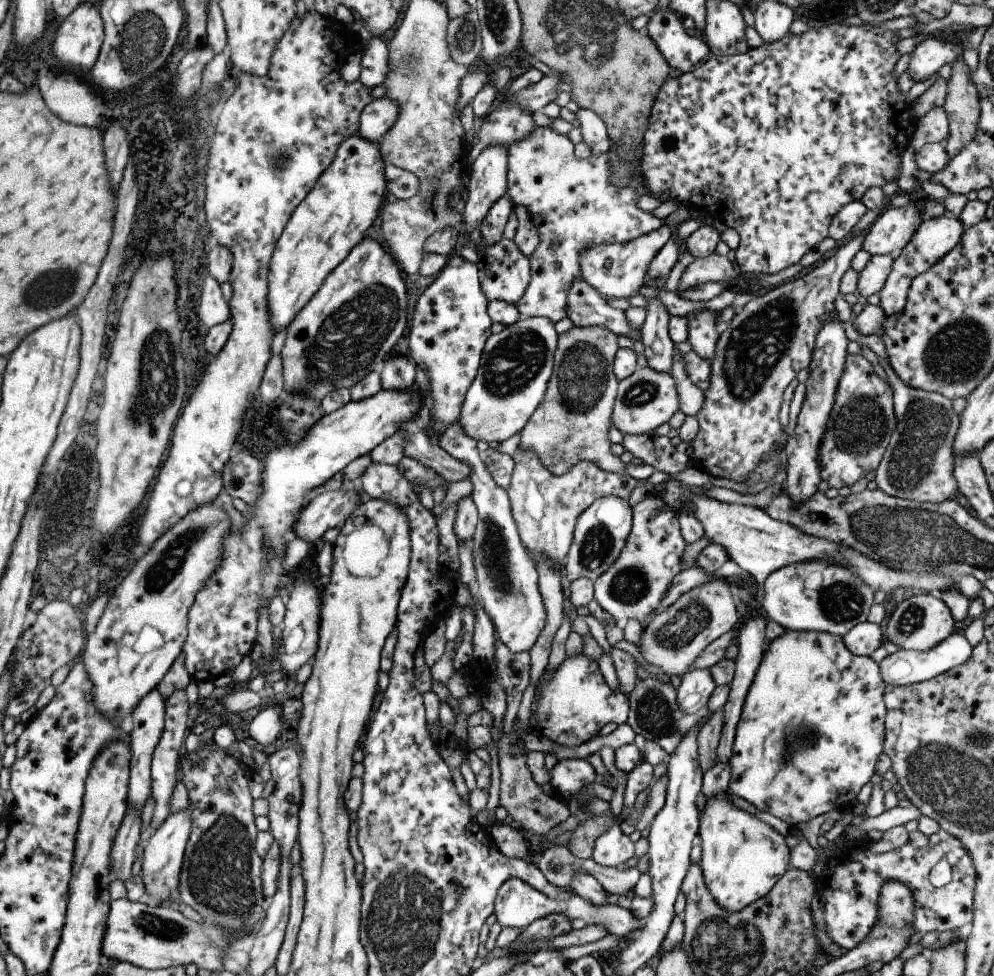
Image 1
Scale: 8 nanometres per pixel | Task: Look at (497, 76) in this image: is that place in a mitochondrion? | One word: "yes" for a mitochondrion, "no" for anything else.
no

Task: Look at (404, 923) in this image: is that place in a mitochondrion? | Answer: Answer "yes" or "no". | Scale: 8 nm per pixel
yes

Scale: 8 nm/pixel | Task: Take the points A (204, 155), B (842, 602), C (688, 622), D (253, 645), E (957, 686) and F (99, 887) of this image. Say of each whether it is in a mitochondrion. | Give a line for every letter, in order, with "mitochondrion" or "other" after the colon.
A: other
B: mitochondrion
C: mitochondrion
D: other
E: other
F: other

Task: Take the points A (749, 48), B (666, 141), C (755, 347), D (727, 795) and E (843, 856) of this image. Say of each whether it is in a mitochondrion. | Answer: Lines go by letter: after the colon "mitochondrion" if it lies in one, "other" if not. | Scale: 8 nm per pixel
A: other
B: mitochondrion
C: mitochondrion
D: other
E: other

